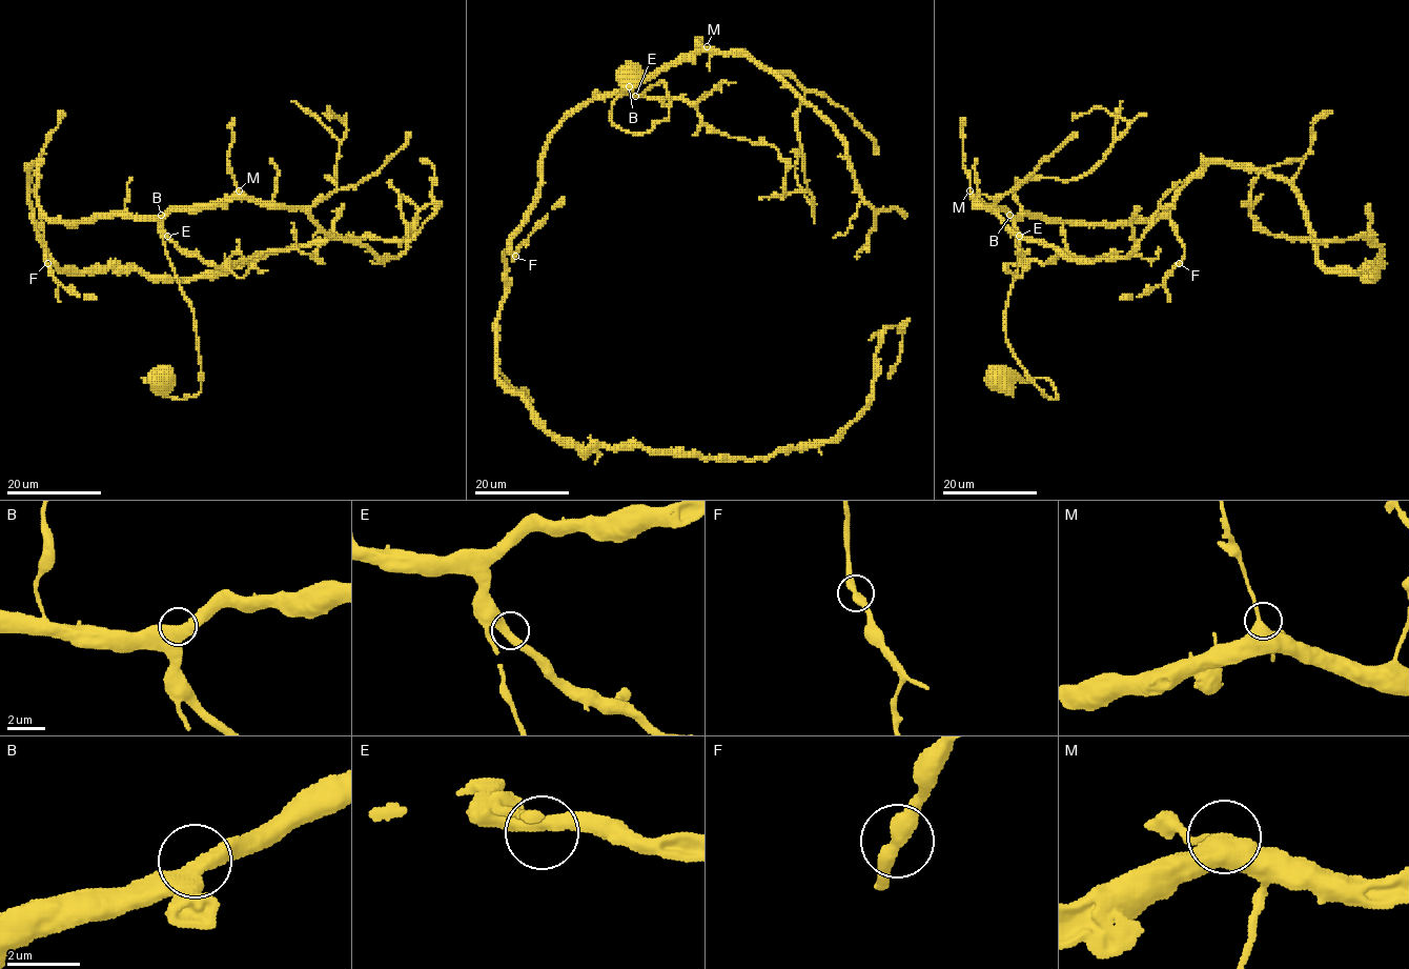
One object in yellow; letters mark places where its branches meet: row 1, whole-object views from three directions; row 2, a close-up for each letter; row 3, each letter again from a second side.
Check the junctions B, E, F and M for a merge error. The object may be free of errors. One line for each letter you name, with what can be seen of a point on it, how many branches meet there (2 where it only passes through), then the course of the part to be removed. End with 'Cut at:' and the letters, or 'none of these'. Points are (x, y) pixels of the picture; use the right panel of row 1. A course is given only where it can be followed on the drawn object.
Cut at: none of these

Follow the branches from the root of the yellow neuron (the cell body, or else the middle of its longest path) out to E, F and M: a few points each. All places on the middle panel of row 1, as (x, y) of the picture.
E: (626, 78), (612, 104), (616, 125), (645, 134), (668, 119), (664, 82), (635, 96)
F: (626, 78), (616, 125), (645, 134), (668, 119), (664, 82), (572, 113), (545, 150), (514, 256)
M: (626, 78), (611, 120), (629, 132), (649, 132), (668, 119), (666, 84), (638, 95), (629, 89), (707, 46)

